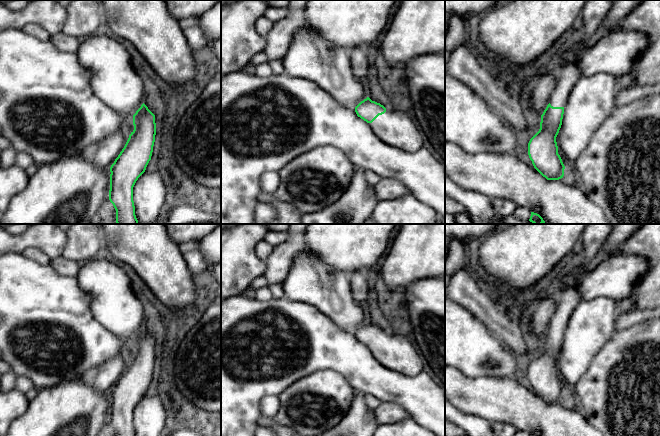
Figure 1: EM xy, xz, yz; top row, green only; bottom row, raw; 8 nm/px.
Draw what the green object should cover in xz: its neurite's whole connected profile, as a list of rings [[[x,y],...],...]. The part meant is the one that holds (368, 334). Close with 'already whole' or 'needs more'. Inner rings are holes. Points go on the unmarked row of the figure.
[[[369,321],[355,331],[355,336],[383,366],[409,376],[424,371],[424,358],[406,336],[398,333],[387,334]]] | needs more

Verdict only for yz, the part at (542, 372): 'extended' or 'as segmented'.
extended

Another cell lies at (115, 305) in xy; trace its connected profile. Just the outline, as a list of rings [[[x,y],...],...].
[[[101,255],[85,261],[79,268],[77,275],[79,286],[92,296],[91,311],[94,318],[107,330],[123,340],[133,340],[144,327],[143,304],[139,296],[133,291],[131,281],[120,263],[107,255]]]

